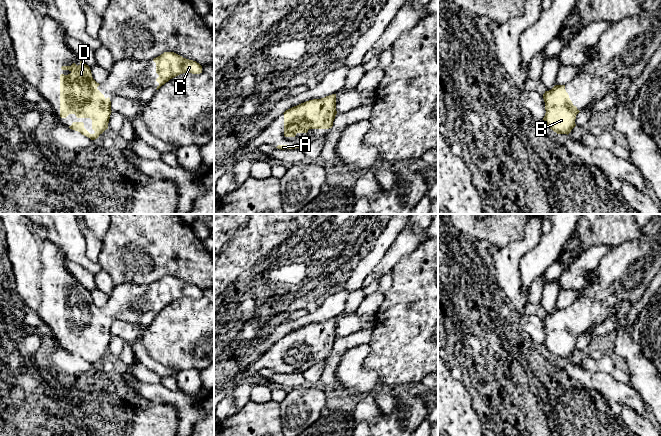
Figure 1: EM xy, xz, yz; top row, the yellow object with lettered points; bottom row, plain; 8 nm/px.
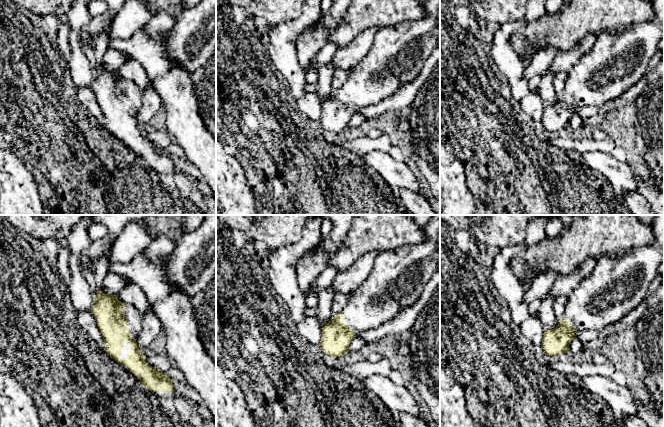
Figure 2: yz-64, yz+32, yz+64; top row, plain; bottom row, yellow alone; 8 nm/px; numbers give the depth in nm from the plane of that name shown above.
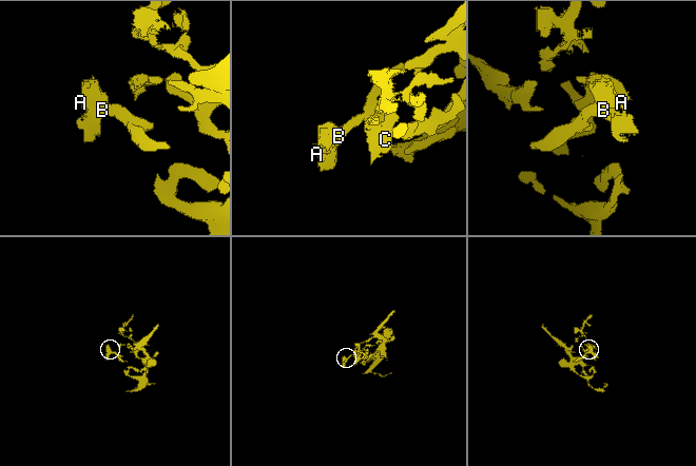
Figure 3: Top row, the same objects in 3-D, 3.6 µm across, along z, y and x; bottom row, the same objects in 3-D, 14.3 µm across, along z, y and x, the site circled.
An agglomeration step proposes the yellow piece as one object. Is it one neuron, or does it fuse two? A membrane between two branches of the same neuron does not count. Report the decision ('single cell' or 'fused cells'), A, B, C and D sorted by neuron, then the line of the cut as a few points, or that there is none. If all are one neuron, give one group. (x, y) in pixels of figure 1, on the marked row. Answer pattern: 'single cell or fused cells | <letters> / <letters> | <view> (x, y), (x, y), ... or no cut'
single cell | A B C D | no cut

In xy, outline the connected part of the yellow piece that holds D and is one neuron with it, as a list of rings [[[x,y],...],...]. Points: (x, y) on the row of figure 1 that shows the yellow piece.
[[[80,61],[78,66],[75,63],[62,66],[61,69],[71,73],[60,75],[60,117],[75,114],[77,118],[90,118],[94,134],[84,128],[83,122],[73,122],[69,128],[95,140],[108,129],[112,112],[110,98],[105,98],[97,89],[100,84],[93,79],[90,67],[84,62]]]

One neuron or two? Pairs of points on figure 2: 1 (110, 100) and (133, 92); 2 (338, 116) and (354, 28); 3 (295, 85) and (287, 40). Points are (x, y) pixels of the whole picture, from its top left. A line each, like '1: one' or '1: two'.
1: one
2: two
3: one

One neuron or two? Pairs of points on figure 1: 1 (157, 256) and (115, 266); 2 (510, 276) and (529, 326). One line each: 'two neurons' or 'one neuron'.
1: one neuron
2: two neurons

